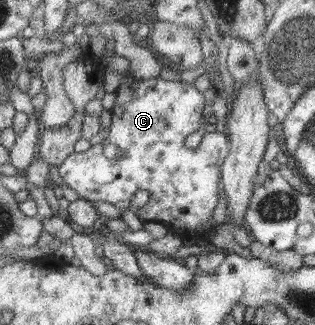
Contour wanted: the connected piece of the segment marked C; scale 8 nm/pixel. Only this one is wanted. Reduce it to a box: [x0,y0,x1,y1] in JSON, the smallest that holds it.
[59,74,229,240]

